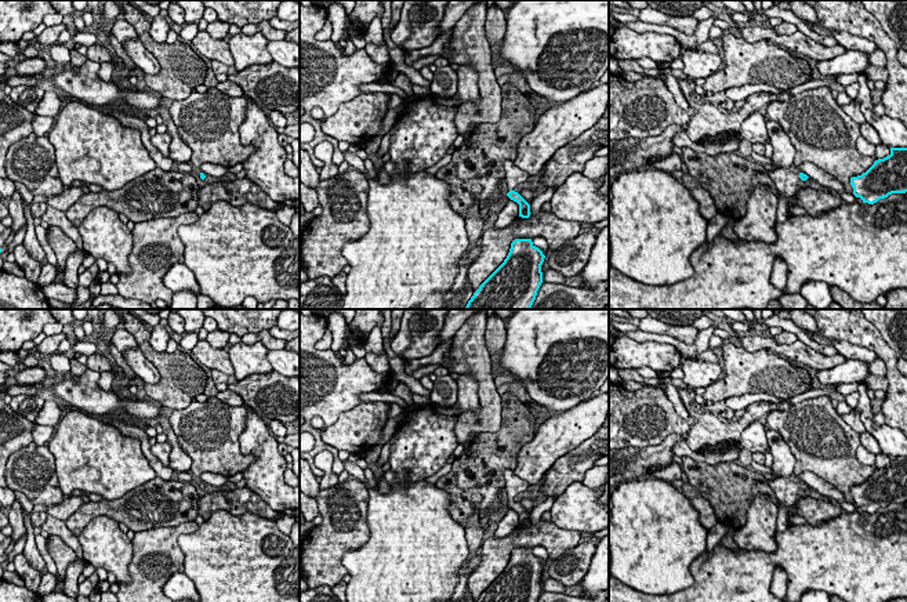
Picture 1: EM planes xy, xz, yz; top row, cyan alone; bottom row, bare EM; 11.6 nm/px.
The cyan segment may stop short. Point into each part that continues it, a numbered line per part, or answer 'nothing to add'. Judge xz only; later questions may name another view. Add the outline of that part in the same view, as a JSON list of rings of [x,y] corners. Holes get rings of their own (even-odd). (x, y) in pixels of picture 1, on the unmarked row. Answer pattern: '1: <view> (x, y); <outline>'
1: xz (514, 485); [[[511,469],[504,471],[504,479],[505,479],[505,493],[508,496],[508,500],[514,500],[514,497],[530,486],[526,480],[520,479],[514,474]]]

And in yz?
1: yz (786, 489); [[[779,476],[766,479],[777,500],[781,501],[779,508],[776,530],[784,532],[788,525],[788,515],[792,511],[795,501],[798,500],[799,482],[792,478]]]

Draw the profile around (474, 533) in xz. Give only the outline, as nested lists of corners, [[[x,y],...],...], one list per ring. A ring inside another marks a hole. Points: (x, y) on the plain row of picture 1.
[[[474,512],[468,518],[468,523],[465,527],[465,538],[471,554],[475,554],[476,551],[479,551],[485,540],[483,537],[485,529],[482,529],[479,525],[480,525],[480,515],[479,512]]]

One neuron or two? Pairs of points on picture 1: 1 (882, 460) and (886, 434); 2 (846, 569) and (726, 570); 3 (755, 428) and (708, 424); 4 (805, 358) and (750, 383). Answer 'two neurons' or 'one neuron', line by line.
1: two neurons
2: one neuron
3: two neurons
4: two neurons

